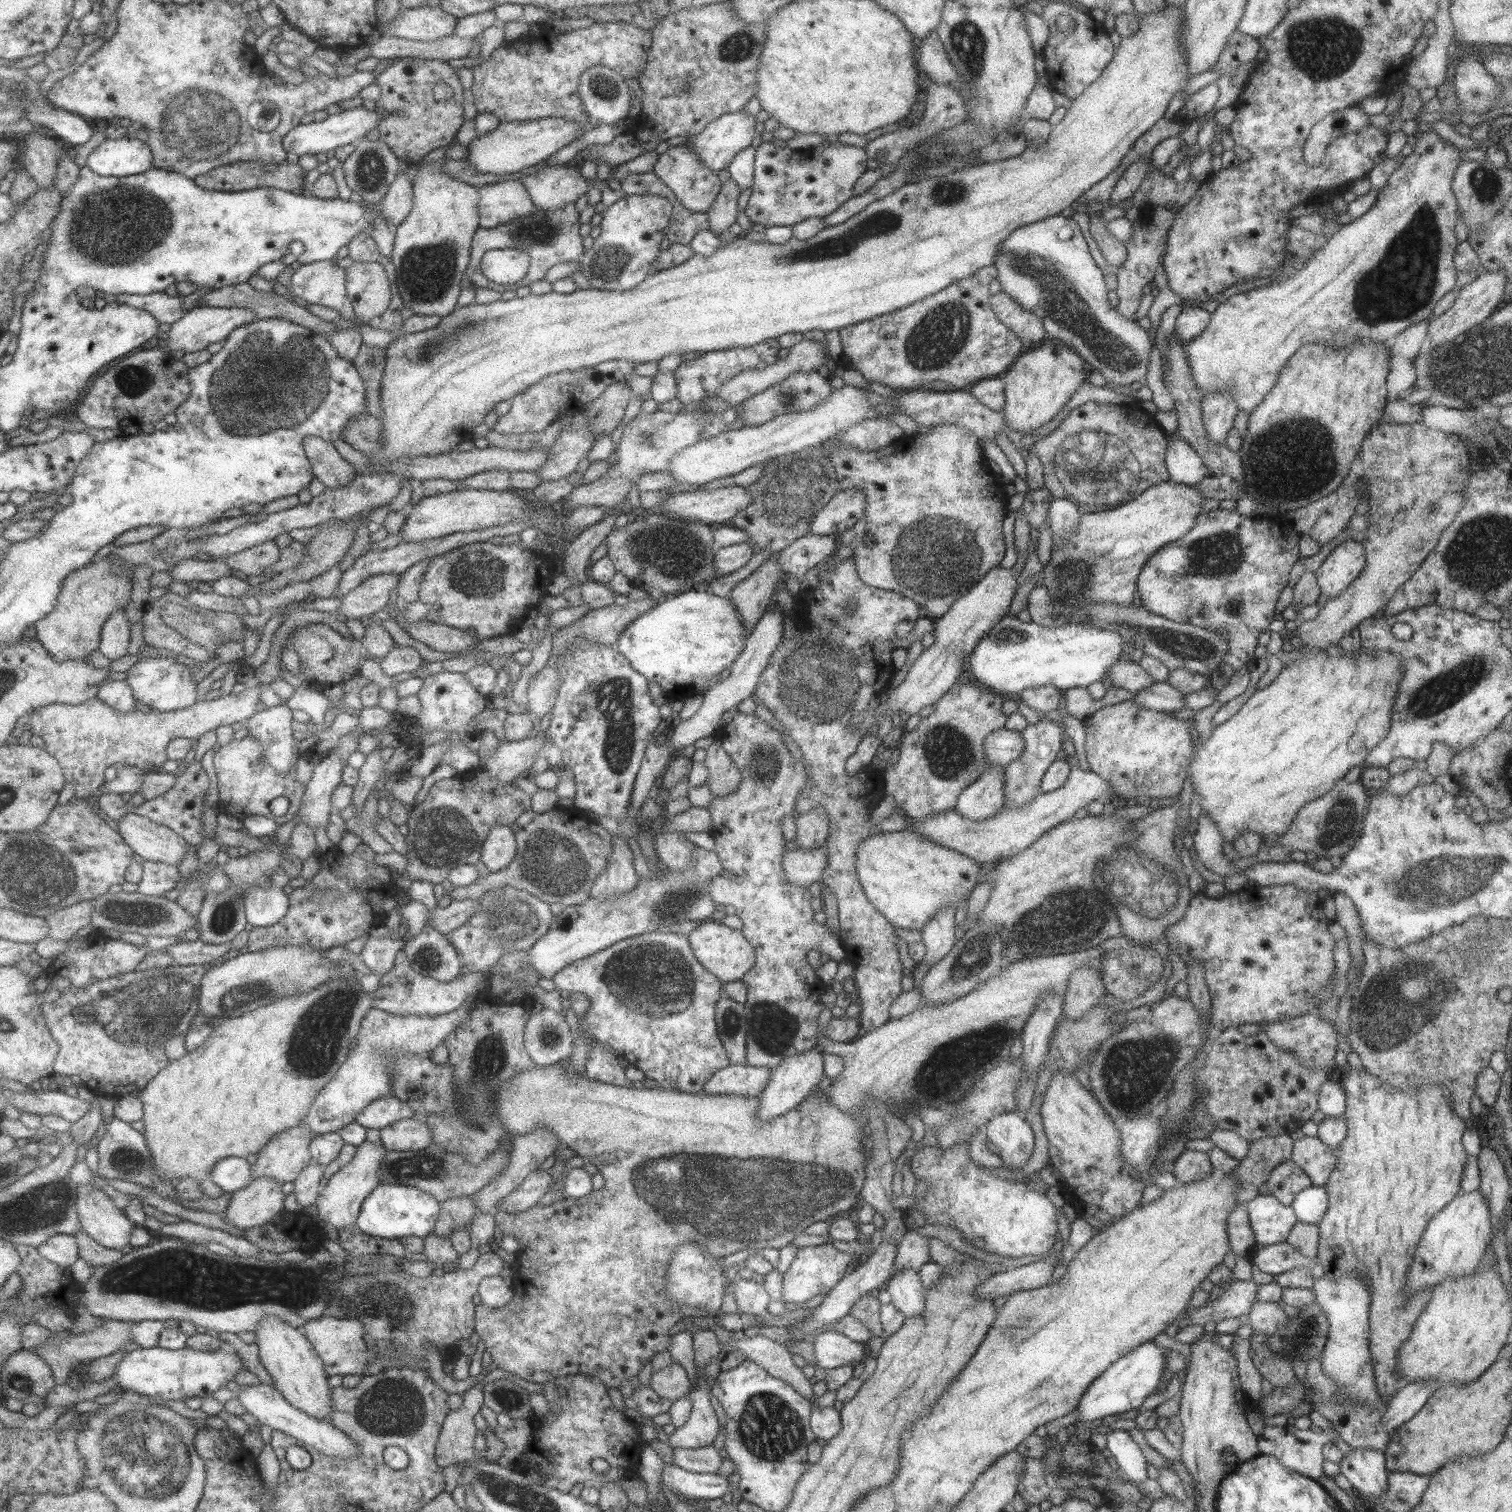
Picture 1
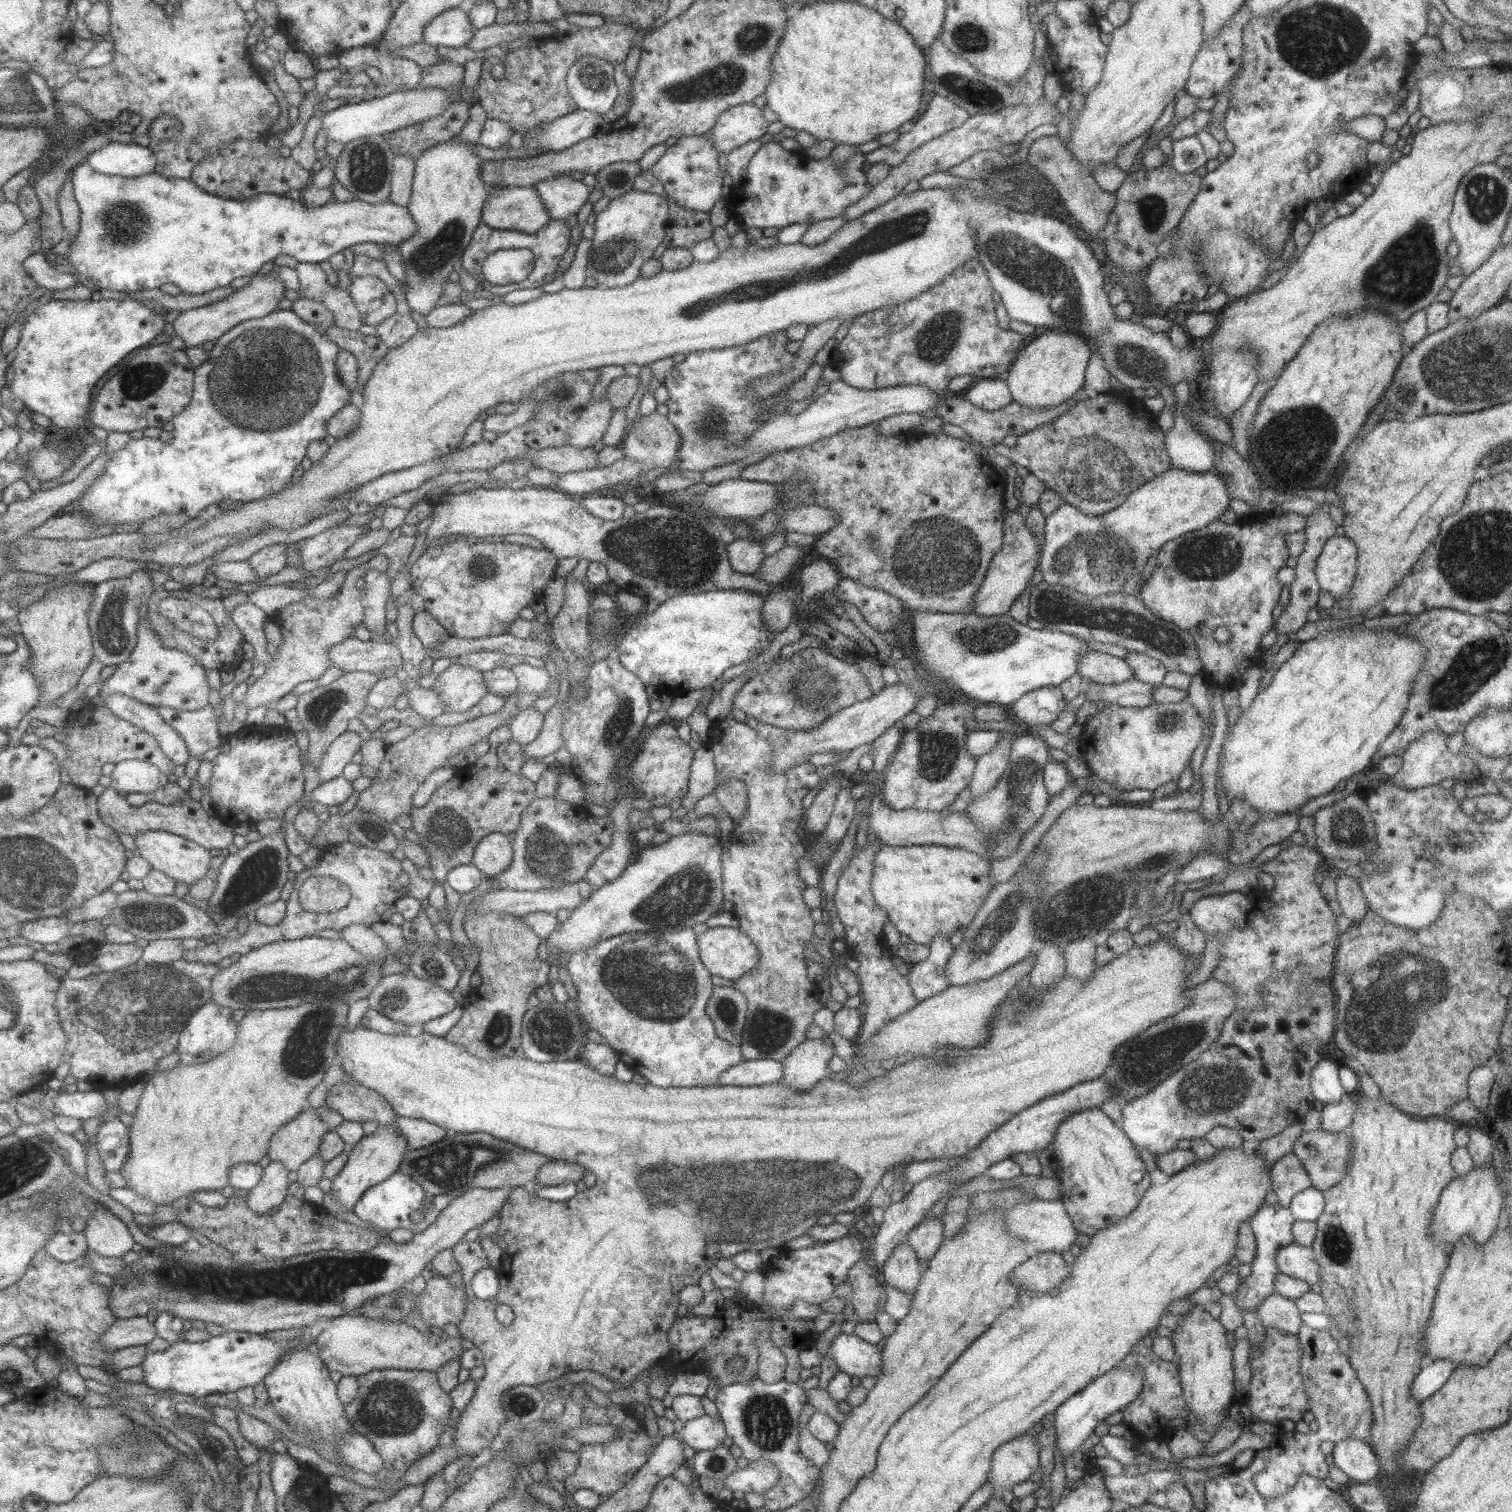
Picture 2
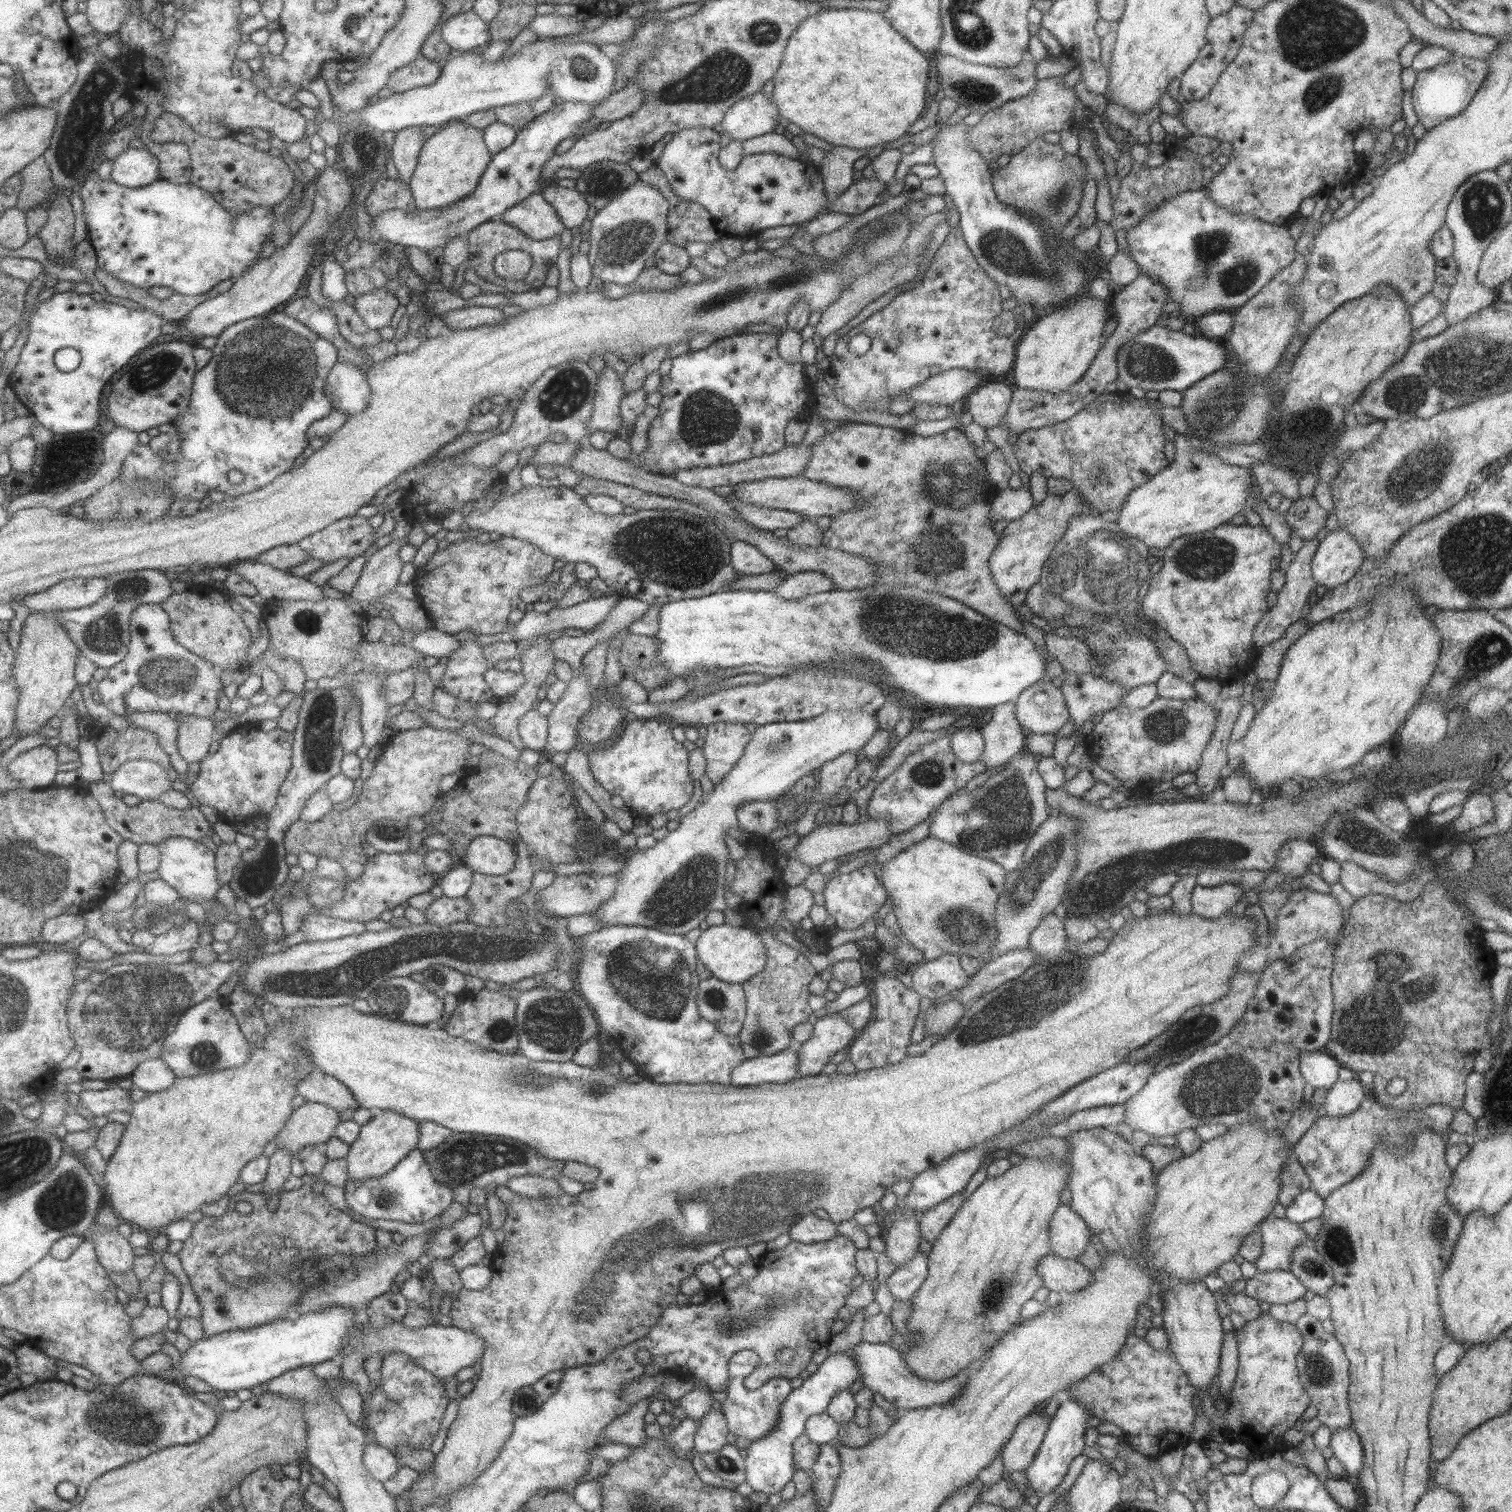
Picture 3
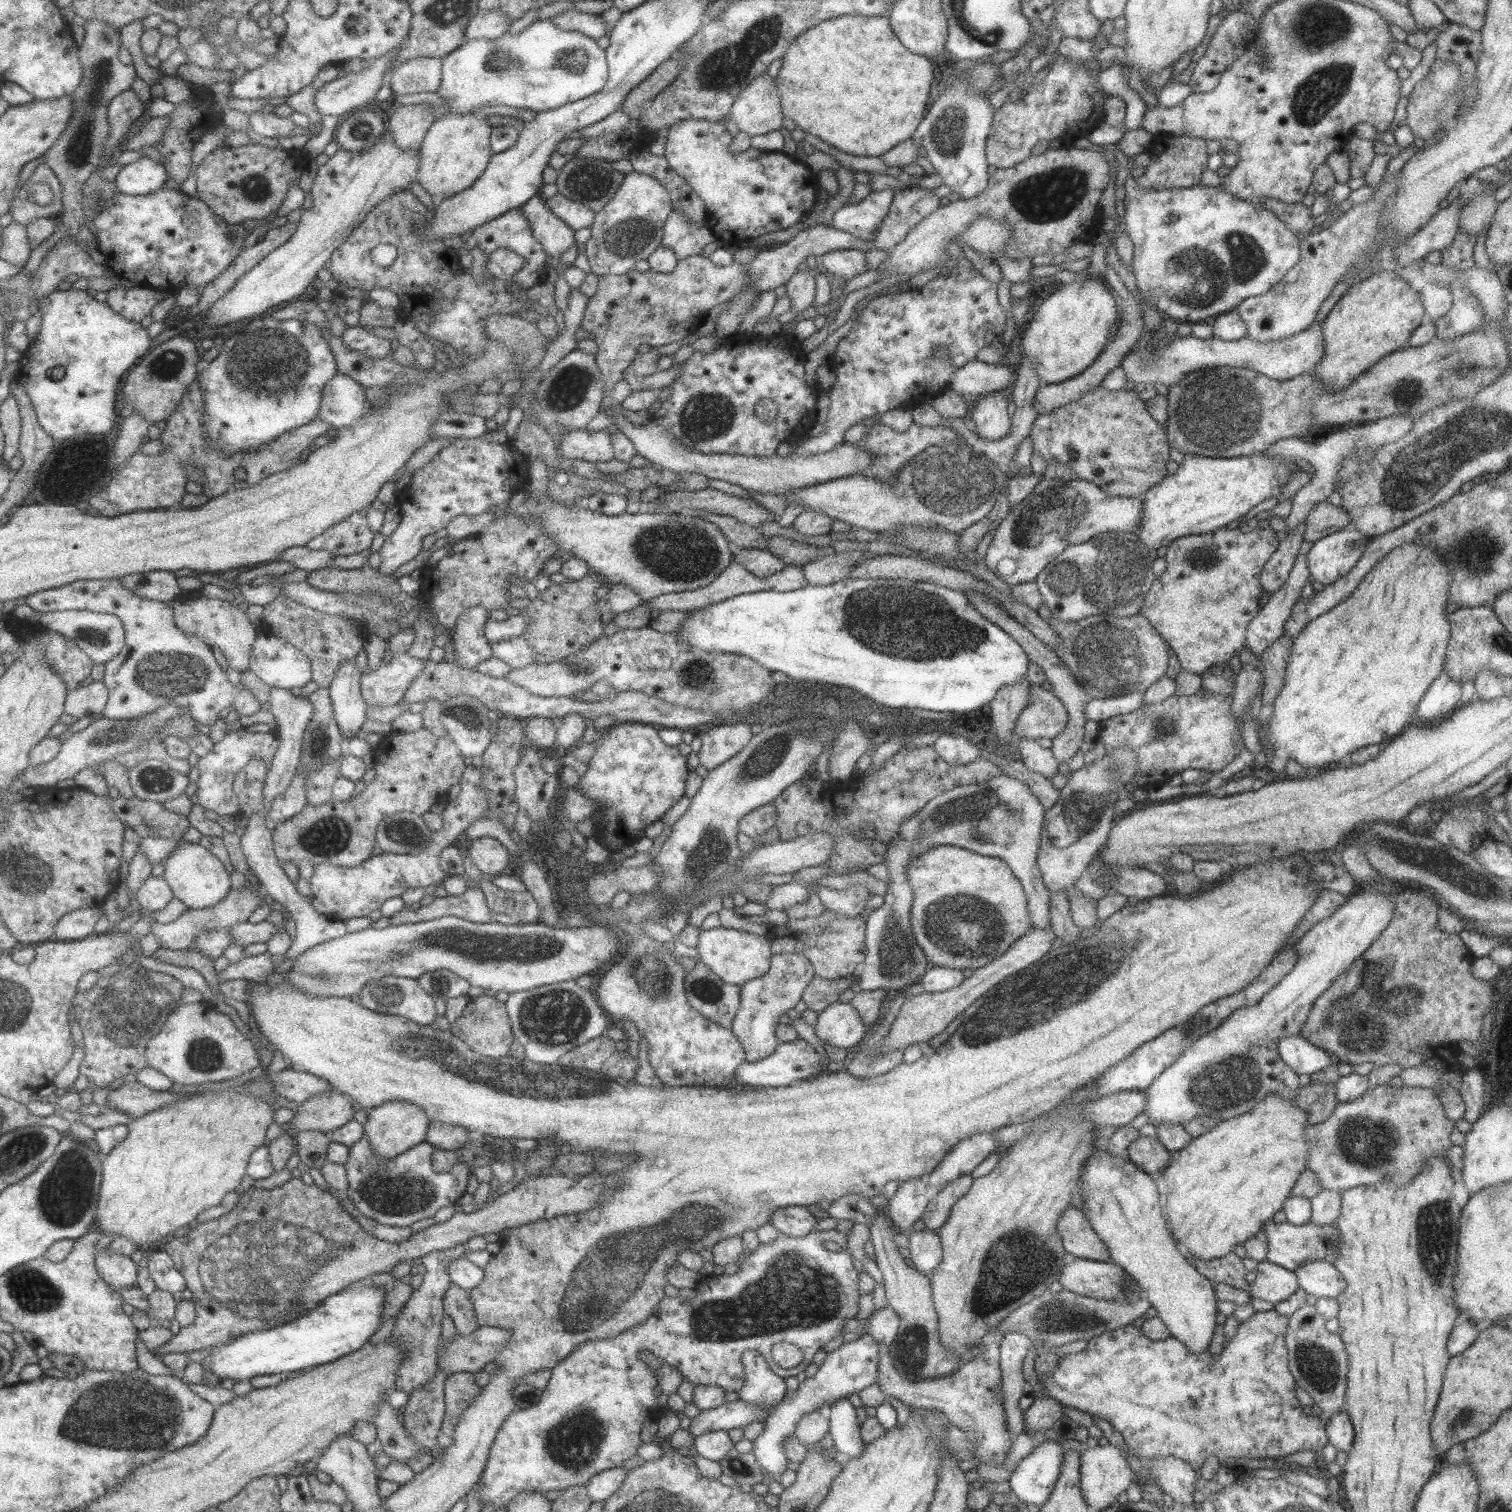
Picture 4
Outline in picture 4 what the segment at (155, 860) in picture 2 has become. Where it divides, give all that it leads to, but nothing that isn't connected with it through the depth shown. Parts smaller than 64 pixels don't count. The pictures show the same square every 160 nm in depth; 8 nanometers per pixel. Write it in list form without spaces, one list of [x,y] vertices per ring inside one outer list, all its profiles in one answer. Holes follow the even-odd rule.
[[[181,842],[177,850],[166,859],[164,866],[163,875],[172,886],[176,898],[181,900],[187,908],[203,909],[217,906],[220,900],[231,891],[229,872],[225,870],[219,858],[211,854],[207,848],[203,848],[201,844]]]

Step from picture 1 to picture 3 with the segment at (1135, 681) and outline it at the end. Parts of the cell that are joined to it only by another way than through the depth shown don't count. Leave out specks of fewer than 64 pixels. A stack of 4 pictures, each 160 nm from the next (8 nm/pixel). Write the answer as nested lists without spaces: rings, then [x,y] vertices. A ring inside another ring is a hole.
[[[1044,632],[1043,634],[1047,653],[1057,660],[1063,670],[1090,673],[1092,667],[1091,653],[1086,643],[1075,637],[1057,636],[1054,632],[1052,634]]]

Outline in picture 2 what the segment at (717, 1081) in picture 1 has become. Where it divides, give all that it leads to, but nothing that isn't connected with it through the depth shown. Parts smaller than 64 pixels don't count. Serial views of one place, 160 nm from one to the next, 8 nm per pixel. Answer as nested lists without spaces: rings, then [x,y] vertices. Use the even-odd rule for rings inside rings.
[[[772,1058],[741,1060],[724,1070],[718,1078],[721,1086],[761,1086],[779,1082],[783,1076],[782,1061]]]

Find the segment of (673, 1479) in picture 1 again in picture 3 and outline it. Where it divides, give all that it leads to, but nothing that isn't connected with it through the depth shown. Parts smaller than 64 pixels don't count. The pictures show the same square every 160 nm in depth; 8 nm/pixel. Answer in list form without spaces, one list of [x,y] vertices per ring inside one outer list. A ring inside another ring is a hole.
[[[851,1350],[838,1353],[829,1353],[828,1356],[818,1364],[817,1370],[802,1380],[799,1387],[789,1391],[786,1399],[780,1404],[778,1421],[774,1427],[764,1436],[751,1441],[746,1448],[747,1456],[744,1458],[745,1465],[745,1482],[755,1491],[763,1492],[763,1494],[779,1493],[787,1482],[791,1481],[791,1476],[795,1470],[793,1463],[793,1442],[797,1435],[804,1432],[804,1424],[810,1416],[819,1414],[826,1409],[828,1402],[837,1392],[847,1390],[853,1382],[857,1382],[860,1378],[860,1370]]]

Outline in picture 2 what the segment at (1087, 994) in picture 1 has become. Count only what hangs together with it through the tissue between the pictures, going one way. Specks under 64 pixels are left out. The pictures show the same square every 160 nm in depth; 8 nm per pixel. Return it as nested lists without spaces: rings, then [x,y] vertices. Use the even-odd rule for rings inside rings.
[[[1087,937],[1070,940],[1062,946],[1066,970],[1064,974],[1075,978],[1077,982],[1085,982],[1097,967],[1094,963],[1095,949],[1093,939]]]

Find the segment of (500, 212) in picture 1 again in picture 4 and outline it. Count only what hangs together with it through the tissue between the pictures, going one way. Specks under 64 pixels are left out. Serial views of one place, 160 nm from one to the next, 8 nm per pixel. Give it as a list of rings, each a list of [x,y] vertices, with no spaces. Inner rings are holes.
[[[532,196],[521,206],[521,210],[529,222],[533,238],[547,256],[559,258],[563,252],[573,246],[574,231],[551,213],[541,196]]]

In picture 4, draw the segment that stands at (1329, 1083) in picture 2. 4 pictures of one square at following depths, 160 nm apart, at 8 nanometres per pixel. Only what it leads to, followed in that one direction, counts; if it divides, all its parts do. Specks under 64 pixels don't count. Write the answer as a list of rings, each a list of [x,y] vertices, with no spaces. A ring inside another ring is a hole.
[[[1299,1035],[1284,1036],[1276,1049],[1281,1060],[1297,1074],[1311,1074],[1331,1064],[1329,1053]]]

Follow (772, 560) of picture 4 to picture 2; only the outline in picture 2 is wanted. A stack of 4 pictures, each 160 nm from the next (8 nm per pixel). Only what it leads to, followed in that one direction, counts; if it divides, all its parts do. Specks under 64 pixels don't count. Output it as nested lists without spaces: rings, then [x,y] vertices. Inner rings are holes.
[[[733,539],[726,543],[728,561],[735,572],[743,575],[755,575],[763,562],[762,543],[756,540]]]

